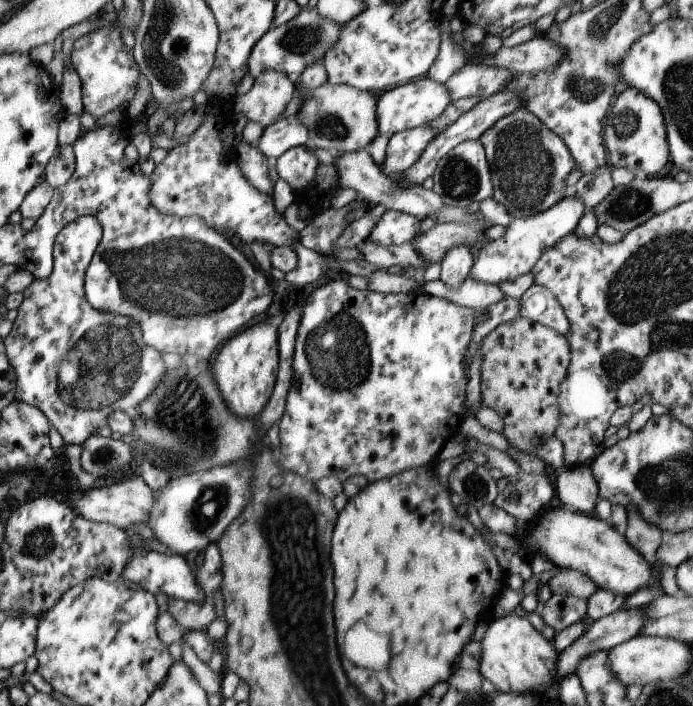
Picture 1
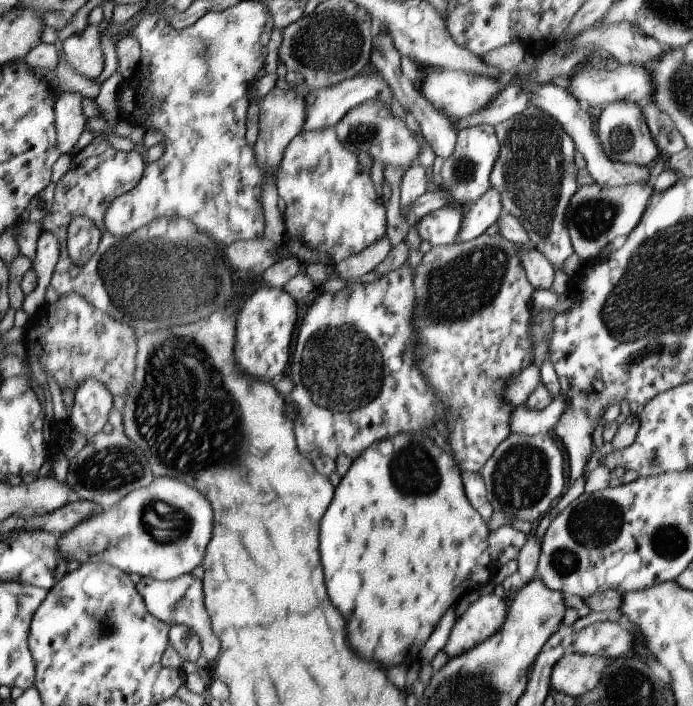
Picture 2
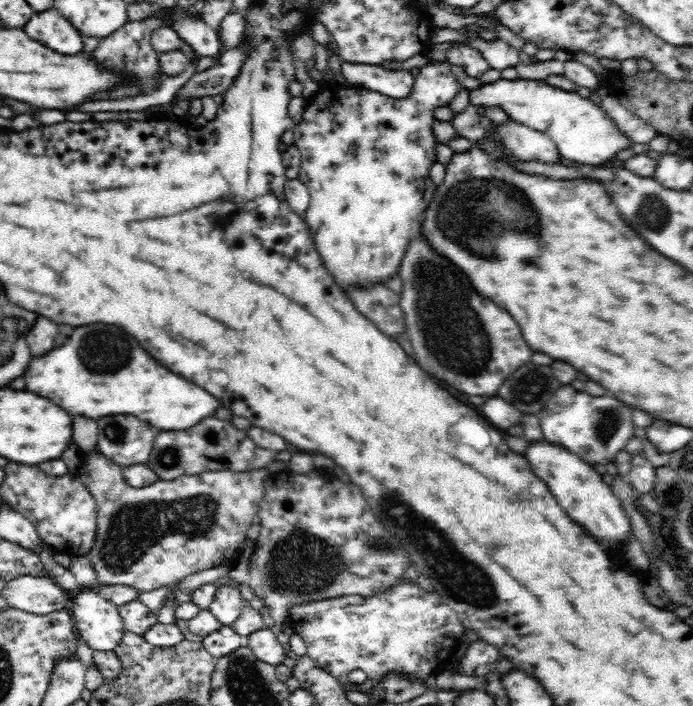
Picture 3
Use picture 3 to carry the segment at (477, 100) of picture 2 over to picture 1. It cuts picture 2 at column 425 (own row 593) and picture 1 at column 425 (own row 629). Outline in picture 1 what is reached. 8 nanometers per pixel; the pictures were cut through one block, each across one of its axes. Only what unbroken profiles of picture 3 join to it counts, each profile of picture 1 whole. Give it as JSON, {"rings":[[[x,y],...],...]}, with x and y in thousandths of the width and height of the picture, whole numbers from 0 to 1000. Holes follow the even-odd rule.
{"rings":[[[616,108],[593,113],[593,116],[582,119],[582,122],[567,125],[567,127],[558,127],[558,130],[553,130],[553,133],[544,136],[541,161],[544,161],[547,193],[561,195],[561,193],[570,193],[576,187],[622,176],[631,164],[639,161],[639,156],[648,147],[651,147],[651,136],[648,136],[648,127],[642,125],[642,119],[628,116],[628,113],[616,110]]]}

